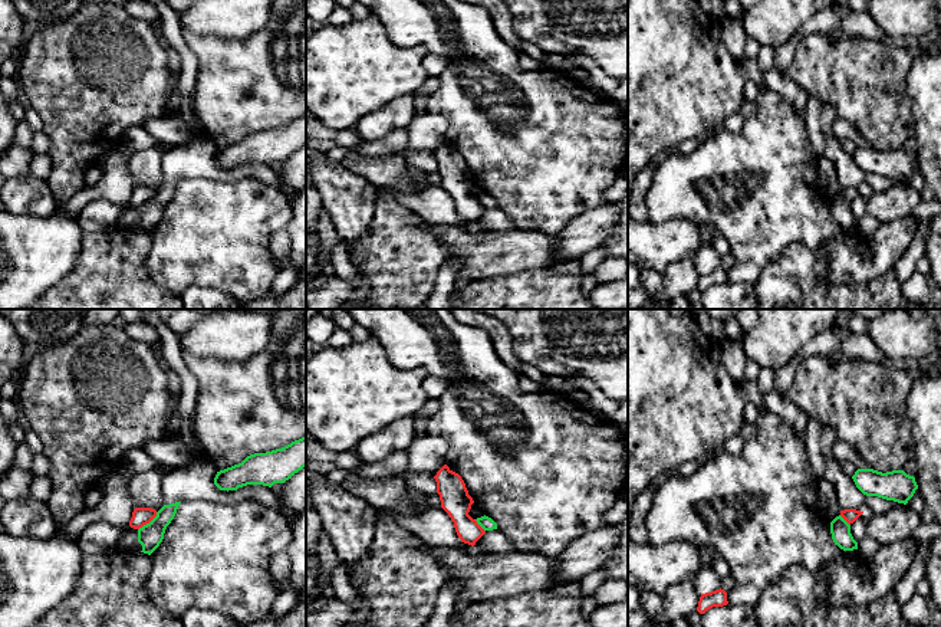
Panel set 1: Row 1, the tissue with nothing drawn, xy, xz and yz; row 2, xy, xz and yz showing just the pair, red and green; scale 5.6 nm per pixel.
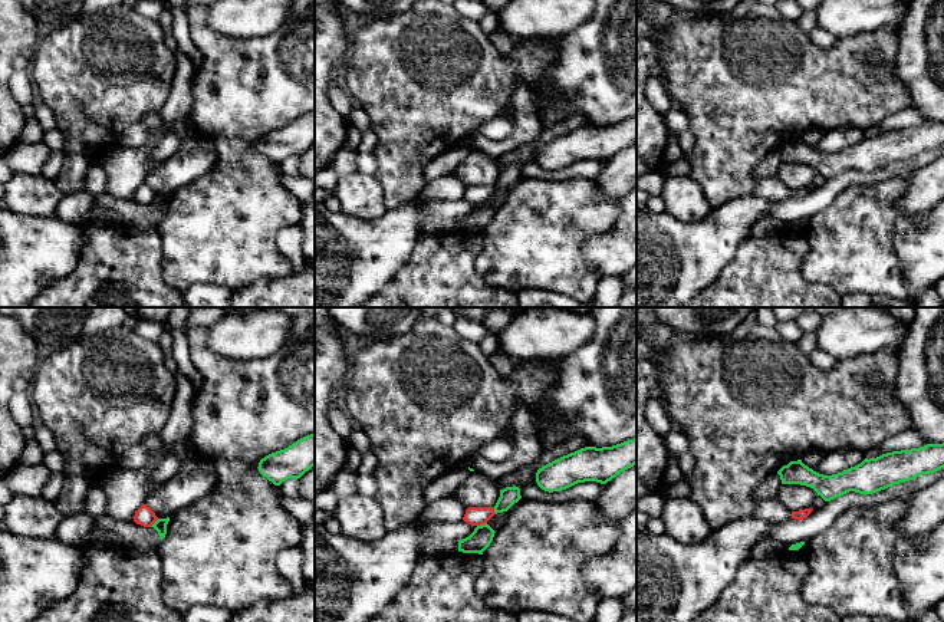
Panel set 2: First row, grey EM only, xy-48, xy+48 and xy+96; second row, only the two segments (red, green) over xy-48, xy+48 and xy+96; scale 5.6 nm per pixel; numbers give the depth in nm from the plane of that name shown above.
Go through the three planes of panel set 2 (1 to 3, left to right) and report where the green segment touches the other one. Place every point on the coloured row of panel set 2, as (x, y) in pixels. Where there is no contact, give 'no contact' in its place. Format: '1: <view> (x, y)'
1: xy-48 (154, 522)
2: xy+48 (482, 523)
3: no contact

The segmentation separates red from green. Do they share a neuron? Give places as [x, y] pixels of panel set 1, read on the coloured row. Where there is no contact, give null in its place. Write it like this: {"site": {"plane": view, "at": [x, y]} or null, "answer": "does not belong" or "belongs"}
{"site": {"plane": "xy", "at": [148, 522]}, "answer": "does not belong"}

